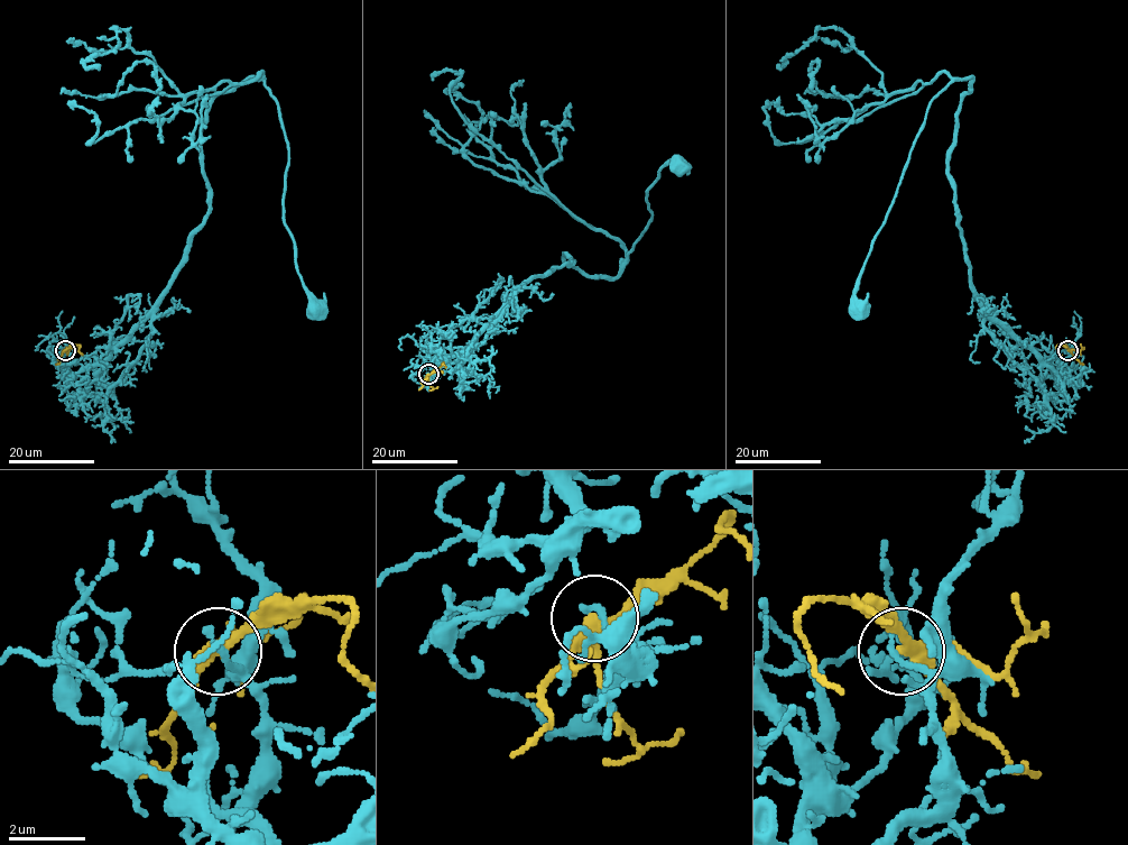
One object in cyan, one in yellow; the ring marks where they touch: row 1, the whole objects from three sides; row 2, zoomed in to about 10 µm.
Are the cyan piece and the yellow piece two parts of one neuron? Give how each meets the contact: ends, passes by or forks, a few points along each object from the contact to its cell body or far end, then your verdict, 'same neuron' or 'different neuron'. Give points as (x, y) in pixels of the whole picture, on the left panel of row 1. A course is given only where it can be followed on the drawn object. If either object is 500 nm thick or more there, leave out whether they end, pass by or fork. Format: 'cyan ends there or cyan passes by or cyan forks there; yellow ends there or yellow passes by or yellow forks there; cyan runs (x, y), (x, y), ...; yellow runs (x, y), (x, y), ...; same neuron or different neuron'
cyan ends there; yellow forks there; cyan runs (65, 350), (75, 376), (148, 314), (209, 208), (205, 110), (251, 77), (277, 103), (284, 223), (313, 306); yellow runs (65, 350), (79, 345), (82, 356); different neuron

